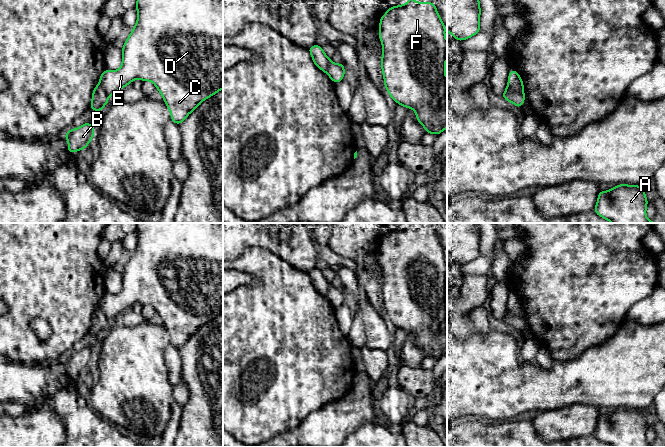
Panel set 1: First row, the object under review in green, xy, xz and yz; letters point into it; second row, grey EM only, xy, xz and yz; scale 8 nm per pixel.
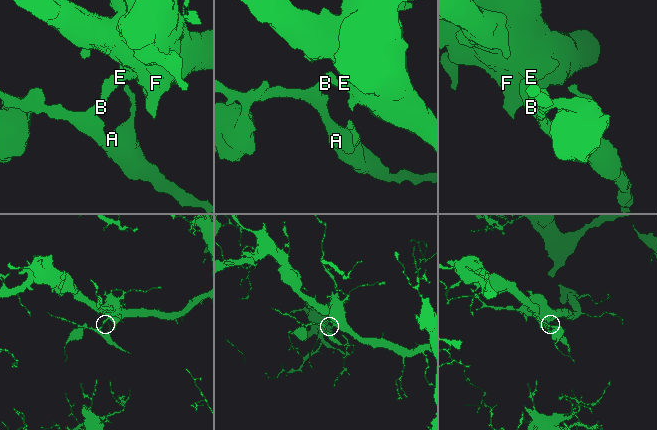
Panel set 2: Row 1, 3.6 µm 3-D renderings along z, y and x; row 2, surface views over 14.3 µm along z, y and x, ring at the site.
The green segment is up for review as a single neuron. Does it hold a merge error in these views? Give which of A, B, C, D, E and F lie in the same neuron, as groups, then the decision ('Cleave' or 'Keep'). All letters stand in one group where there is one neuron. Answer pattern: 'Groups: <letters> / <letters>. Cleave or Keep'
Groups: A B / C D E F. Cleave

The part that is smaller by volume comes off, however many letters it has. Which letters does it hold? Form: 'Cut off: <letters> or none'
Cut off: A, B

